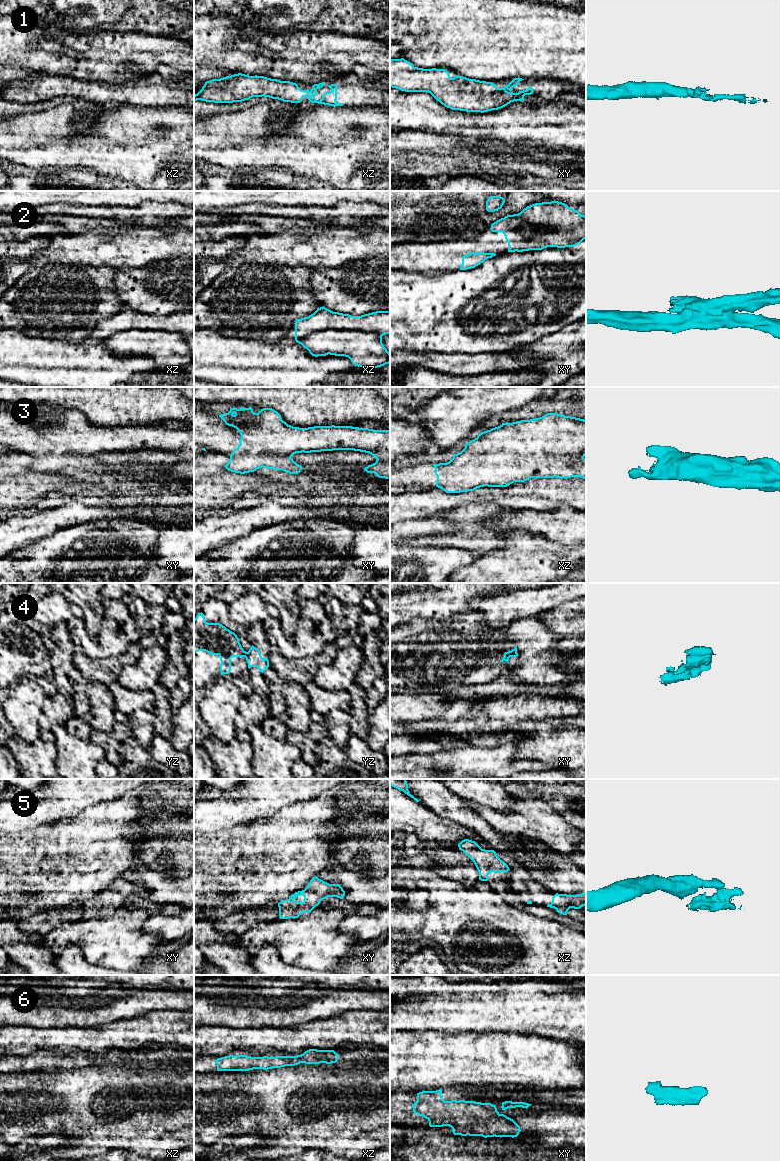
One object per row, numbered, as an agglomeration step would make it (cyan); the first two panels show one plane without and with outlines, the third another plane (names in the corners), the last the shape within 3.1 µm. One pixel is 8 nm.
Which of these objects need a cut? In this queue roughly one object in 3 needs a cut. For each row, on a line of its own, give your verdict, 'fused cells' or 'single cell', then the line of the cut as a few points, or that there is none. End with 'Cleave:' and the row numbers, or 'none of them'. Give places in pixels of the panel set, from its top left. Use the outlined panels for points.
1: single cell; cut none
2: fused cells; cut xz (381, 335), (353, 329), (323, 329), (295, 340)
3: single cell; cut none
4: fused cells; cut yz (247, 652), (245, 657)
5: single cell; cut none
6: single cell; cut none
Cleave: 2, 4

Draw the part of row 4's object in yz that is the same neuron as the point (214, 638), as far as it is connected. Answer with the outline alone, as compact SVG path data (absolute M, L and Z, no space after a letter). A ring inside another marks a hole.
M202 612L194 619L194 652L199 651L220 657L221 675L230 673L232 657L247 657L237 635L220 623L208 623Z

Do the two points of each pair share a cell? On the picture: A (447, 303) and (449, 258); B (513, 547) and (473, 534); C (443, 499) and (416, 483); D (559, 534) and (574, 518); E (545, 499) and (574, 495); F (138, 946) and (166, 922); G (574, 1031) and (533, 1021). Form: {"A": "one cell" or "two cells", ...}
{"A": "two cells", "B": "two cells", "C": "two cells", "D": "one cell", "E": "one cell", "F": "two cells", "G": "one cell"}

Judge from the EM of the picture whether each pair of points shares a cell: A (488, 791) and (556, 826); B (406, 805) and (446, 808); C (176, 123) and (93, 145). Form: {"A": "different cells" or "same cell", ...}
{"A": "different cells", "B": "different cells", "C": "same cell"}

